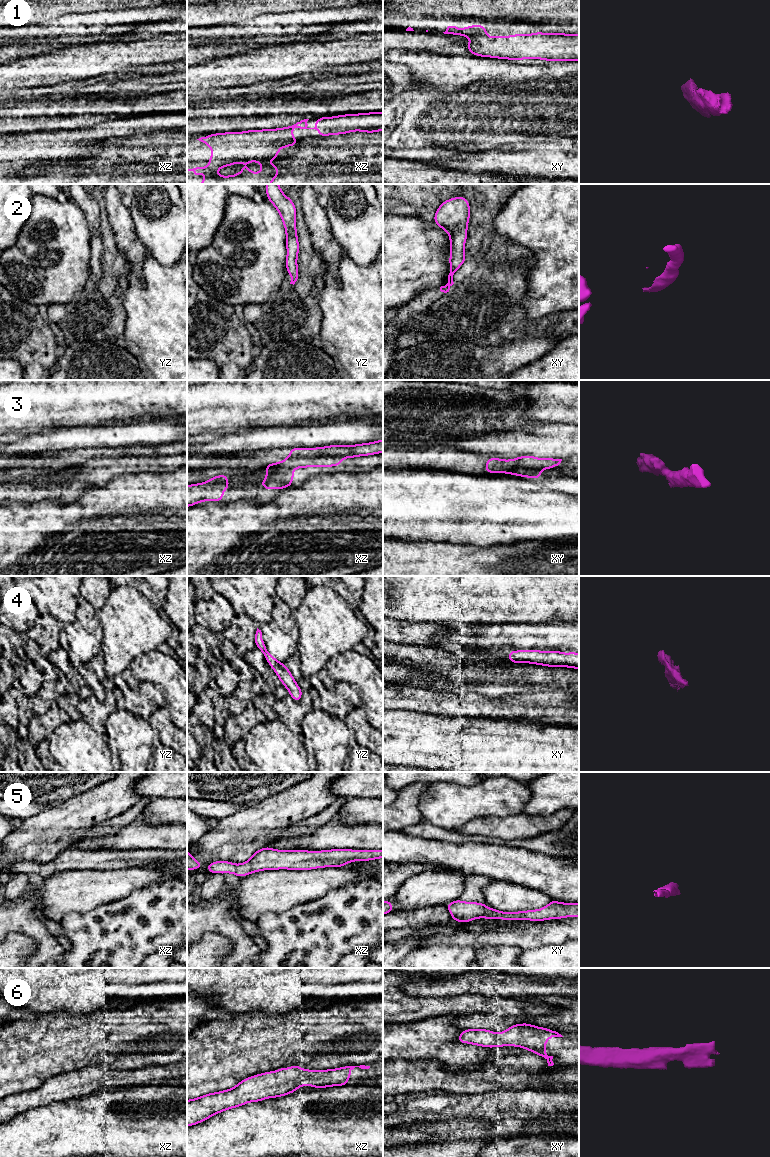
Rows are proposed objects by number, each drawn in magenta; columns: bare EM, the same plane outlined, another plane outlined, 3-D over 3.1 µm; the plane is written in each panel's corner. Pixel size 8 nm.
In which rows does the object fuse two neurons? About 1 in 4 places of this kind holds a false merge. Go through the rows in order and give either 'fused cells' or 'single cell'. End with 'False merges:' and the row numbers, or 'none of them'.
1: single cell
2: single cell
3: fused cells
4: single cell
5: single cell
6: single cell
False merges: 3

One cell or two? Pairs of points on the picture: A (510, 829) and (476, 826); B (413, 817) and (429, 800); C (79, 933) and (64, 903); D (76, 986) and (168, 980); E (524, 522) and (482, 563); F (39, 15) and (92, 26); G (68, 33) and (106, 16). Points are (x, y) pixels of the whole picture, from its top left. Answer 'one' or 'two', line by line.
A: one
B: two
C: two
D: one
E: two
F: two
G: one

